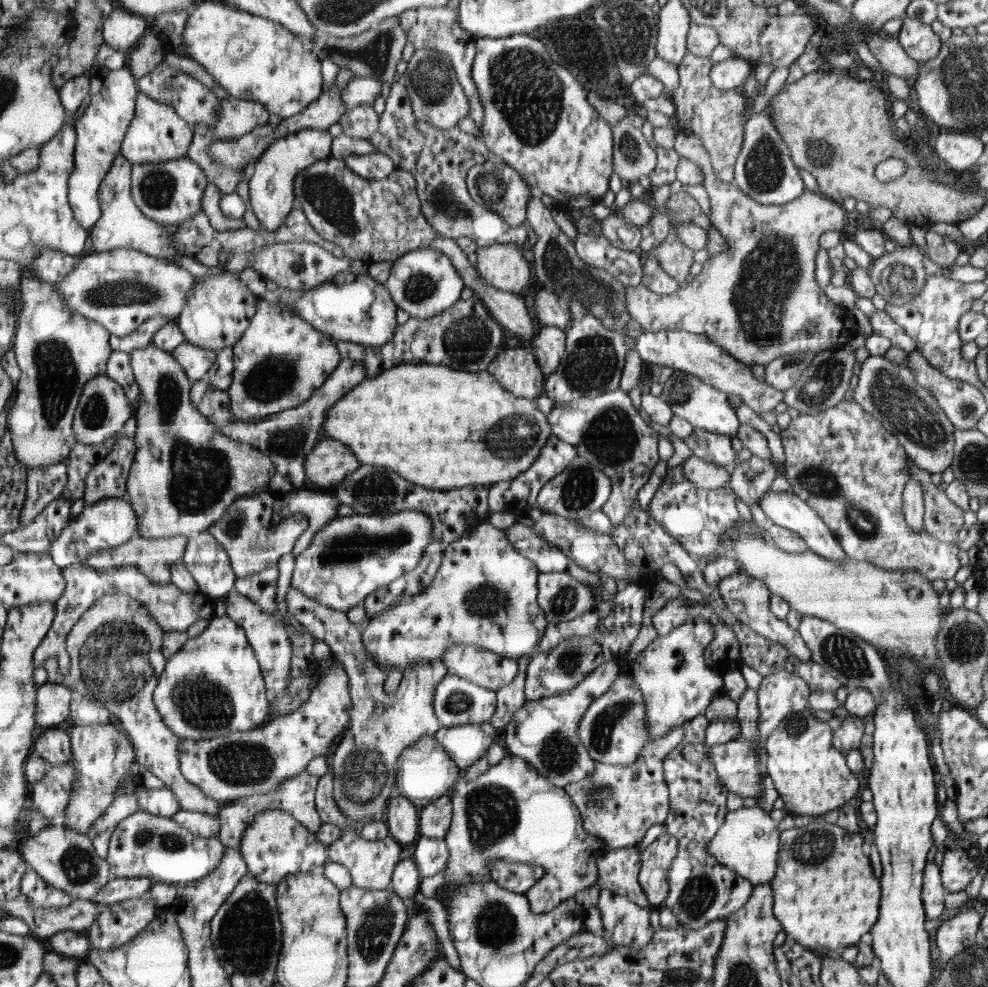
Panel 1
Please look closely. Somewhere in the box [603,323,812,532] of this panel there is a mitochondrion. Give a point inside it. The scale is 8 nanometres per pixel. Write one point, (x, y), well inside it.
(679, 391)

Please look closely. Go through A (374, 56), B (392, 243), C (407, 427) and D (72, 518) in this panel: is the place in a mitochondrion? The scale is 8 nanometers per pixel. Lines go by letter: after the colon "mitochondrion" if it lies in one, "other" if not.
A: mitochondrion
B: other
C: other
D: other

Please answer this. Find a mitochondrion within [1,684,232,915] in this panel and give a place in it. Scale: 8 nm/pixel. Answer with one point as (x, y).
(79, 867)

